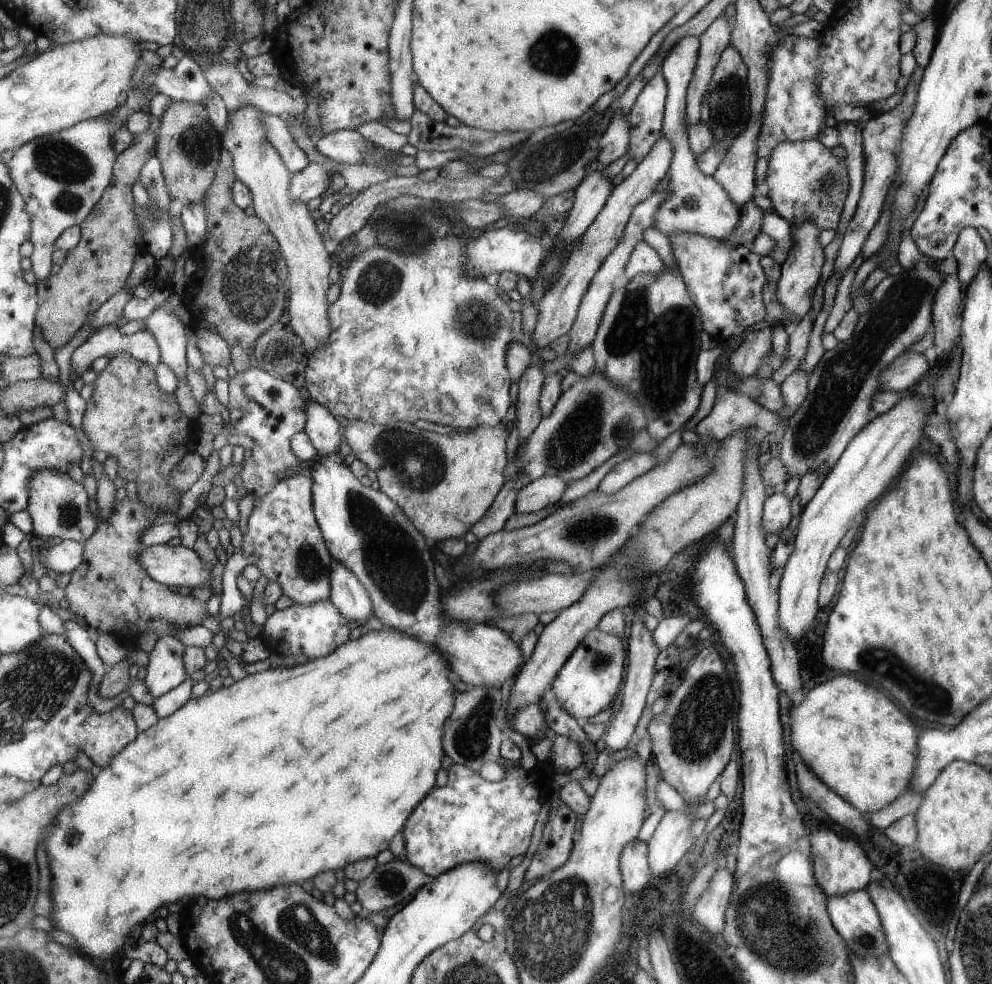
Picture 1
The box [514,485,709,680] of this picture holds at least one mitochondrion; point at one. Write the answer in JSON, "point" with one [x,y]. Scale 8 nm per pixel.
{"point":[589,529]}

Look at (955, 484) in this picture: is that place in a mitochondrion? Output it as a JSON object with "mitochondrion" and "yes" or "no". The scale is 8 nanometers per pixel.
{"mitochondrion":"no"}

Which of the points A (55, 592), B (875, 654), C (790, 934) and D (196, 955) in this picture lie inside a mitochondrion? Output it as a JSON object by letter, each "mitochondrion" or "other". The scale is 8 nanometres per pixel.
{"A":"other","B":"mitochondrion","C":"mitochondrion","D":"other"}

